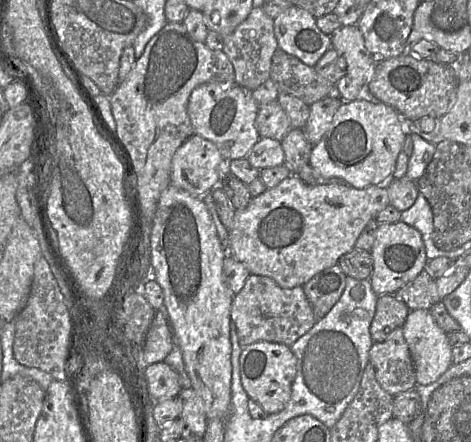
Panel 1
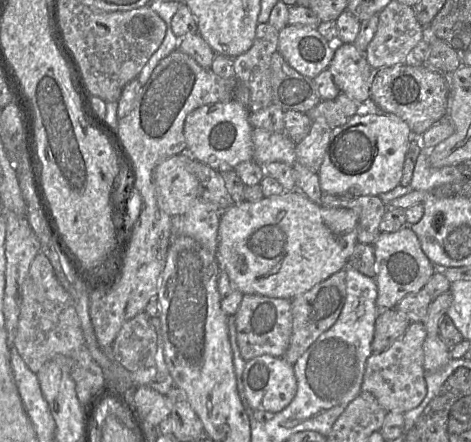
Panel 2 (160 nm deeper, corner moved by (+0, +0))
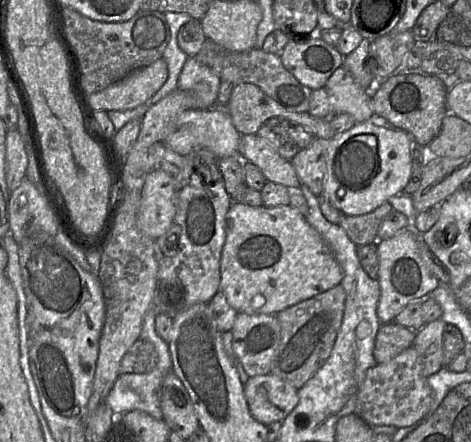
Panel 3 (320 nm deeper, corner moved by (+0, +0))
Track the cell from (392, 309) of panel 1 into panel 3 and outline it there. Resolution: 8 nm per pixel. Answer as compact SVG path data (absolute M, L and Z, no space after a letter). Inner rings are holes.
M395 321L382 323L375 339L373 350L375 361L379 364L387 363L413 346L416 332Z

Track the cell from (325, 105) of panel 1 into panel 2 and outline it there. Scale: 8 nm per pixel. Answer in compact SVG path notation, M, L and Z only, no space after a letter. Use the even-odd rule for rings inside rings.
M323 120L312 121L308 135L295 145L297 161L318 173L329 146L332 128Z

